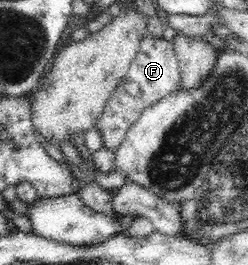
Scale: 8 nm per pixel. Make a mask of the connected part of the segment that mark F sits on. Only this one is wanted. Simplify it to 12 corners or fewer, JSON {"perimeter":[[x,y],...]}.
{"perimeter":[[146,35],[95,124],[114,152],[180,87],[173,41]]}

